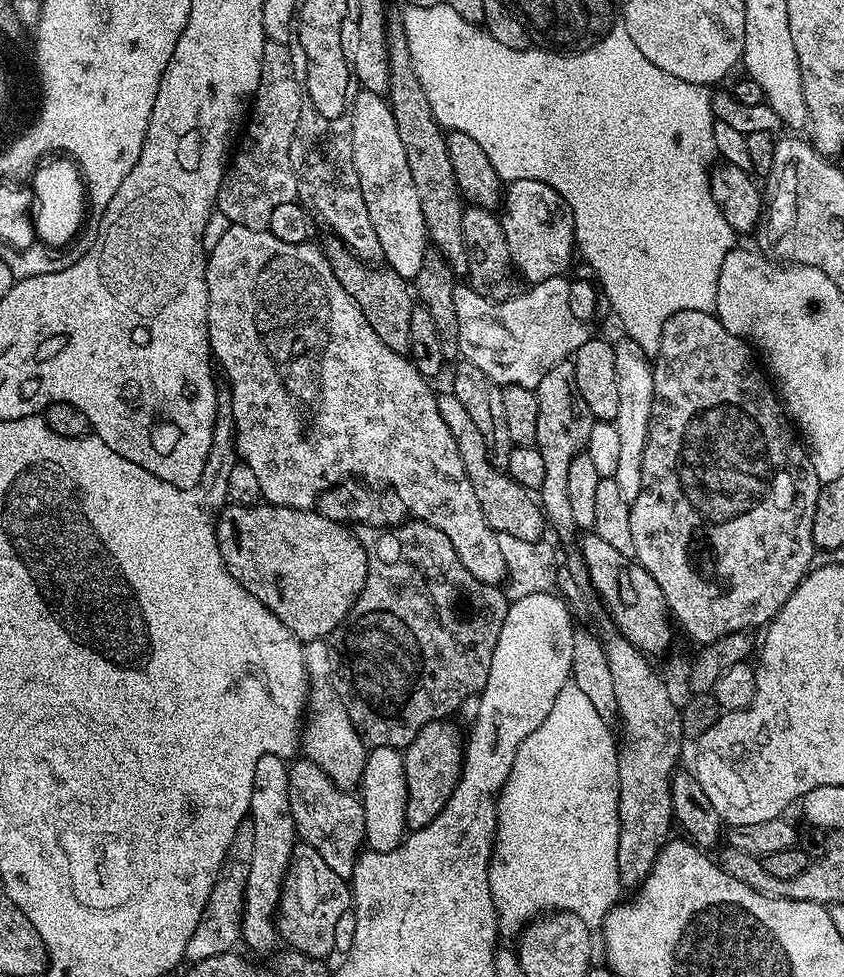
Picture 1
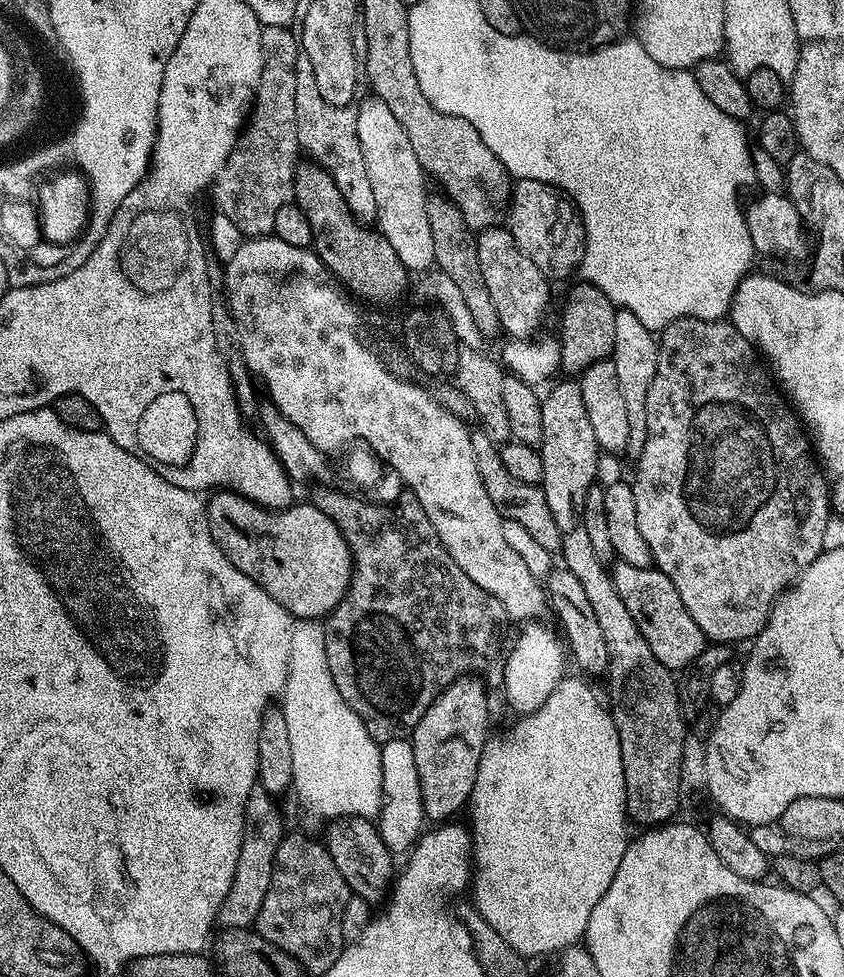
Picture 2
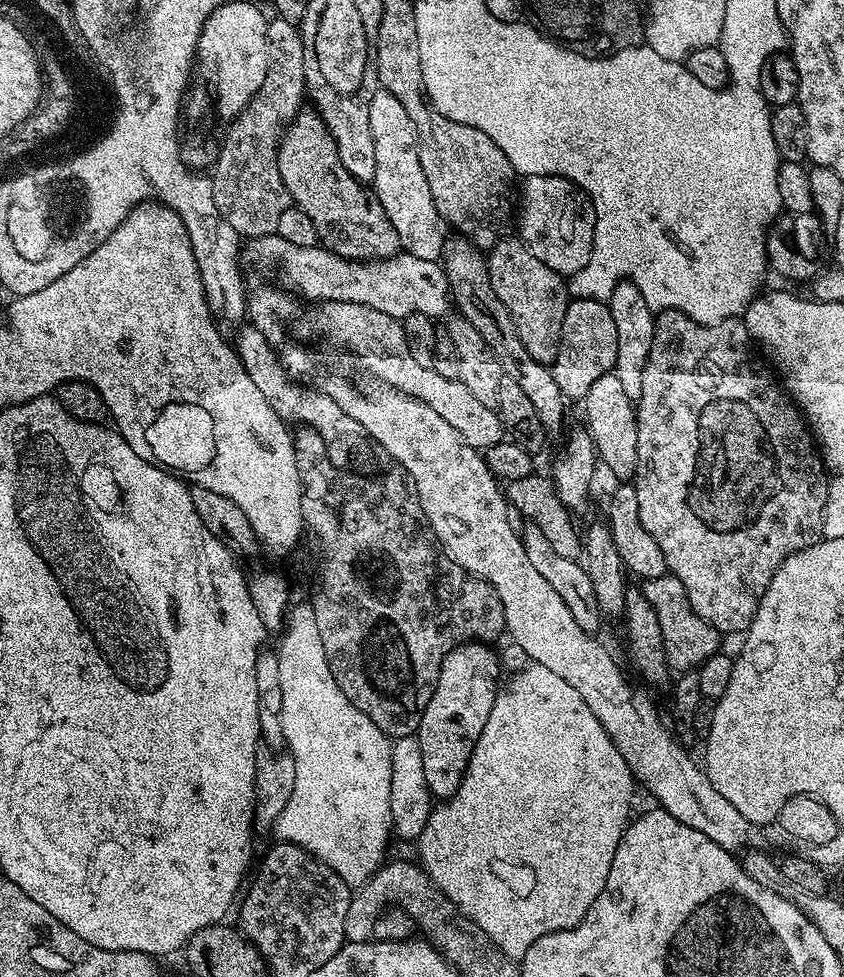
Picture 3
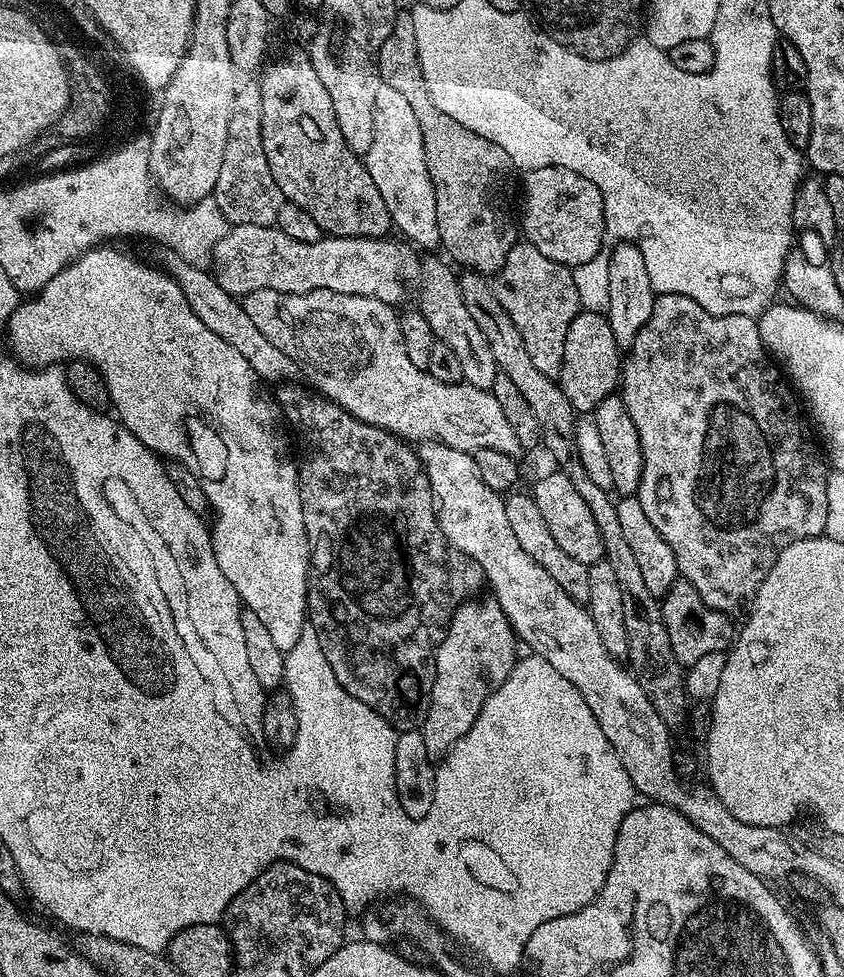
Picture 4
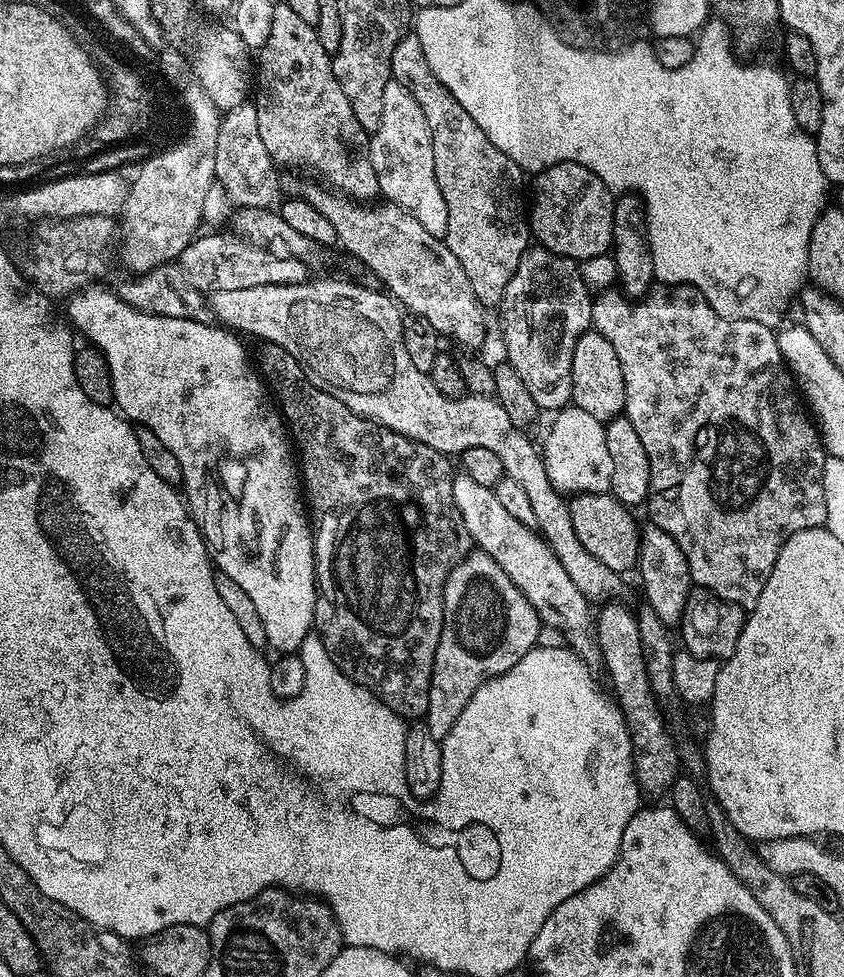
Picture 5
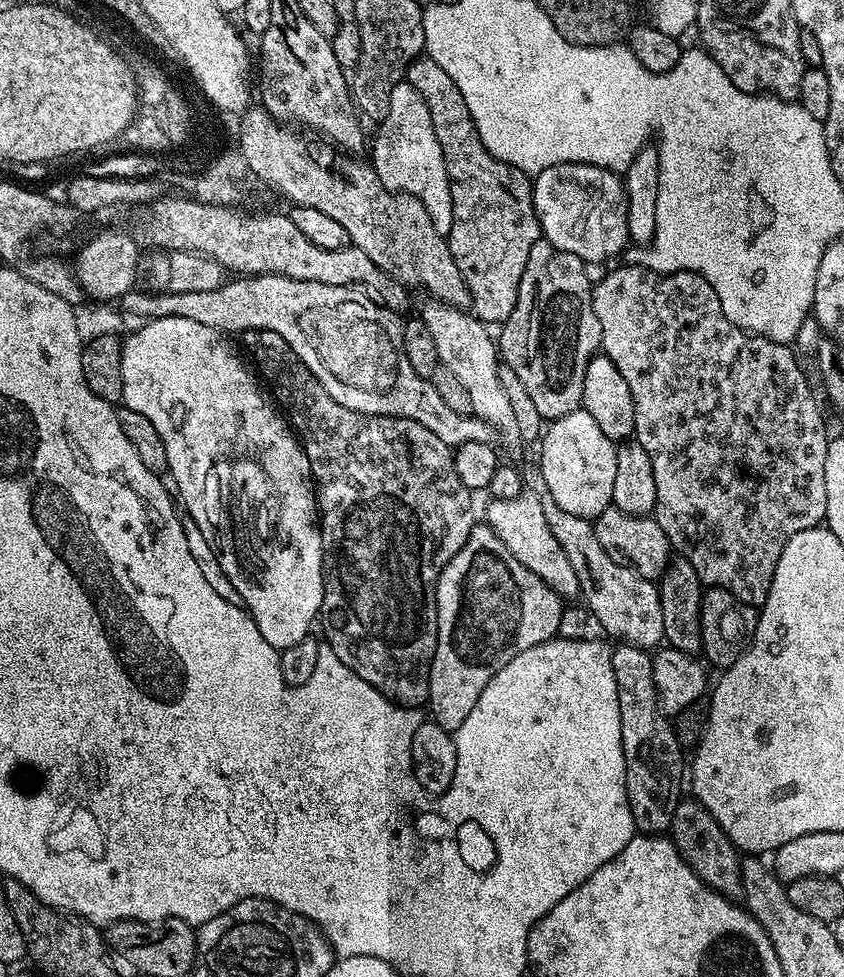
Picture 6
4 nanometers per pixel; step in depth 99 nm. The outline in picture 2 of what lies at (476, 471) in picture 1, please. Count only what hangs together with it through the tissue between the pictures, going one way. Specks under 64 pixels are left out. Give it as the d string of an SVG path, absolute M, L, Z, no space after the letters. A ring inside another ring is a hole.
M483 430L472 432L472 445L482 486L486 486L486 494L490 494L490 502L494 502L501 517L505 520L514 519L543 549L553 554L559 553L562 540L558 538L558 526L554 523L554 516L550 514L550 506L546 506L543 488L538 484L527 484L518 482L518 478L510 478L510 474L506 474L506 466L502 466L500 461L497 441L491 440Z

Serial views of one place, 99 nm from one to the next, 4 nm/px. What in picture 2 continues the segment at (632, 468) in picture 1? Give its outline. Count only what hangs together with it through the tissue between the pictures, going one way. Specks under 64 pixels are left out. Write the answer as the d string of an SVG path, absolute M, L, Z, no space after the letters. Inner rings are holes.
M617 309L614 324L614 346L612 347L611 359L614 362L614 370L617 371L617 379L621 388L622 398L625 399L626 414L629 417L629 438L625 451L631 455L631 459L639 459L642 448L646 442L646 397L649 393L650 382L653 381L654 374L657 372L657 342L655 333L646 330L642 322L638 321L632 311Z

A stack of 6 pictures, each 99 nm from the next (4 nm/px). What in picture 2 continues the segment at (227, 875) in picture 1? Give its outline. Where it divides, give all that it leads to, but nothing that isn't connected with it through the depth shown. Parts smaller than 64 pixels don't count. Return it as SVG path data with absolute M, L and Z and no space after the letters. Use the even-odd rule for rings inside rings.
M259 786L252 788L246 798L238 866L234 870L234 882L230 886L230 894L226 894L218 917L219 923L224 928L252 928L258 910L262 910L262 898L266 898L266 890L270 890L274 854L286 834L284 816L272 805L272 800L273 797Z

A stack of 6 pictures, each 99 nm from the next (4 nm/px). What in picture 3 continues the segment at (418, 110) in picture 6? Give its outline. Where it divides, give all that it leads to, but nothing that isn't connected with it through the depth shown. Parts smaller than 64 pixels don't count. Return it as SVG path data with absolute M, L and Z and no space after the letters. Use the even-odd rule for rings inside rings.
M378 90L370 98L370 134L374 138L374 178L372 184L386 218L390 218L394 230L398 230L401 249L417 258L439 261L446 239L445 233L440 233L442 221L436 212L434 198L430 198L430 185L426 182L426 174L422 174L422 162L418 162L418 138L414 130L414 122L410 122L410 114L406 114L402 102L398 102L398 98L394 98L394 94Z

